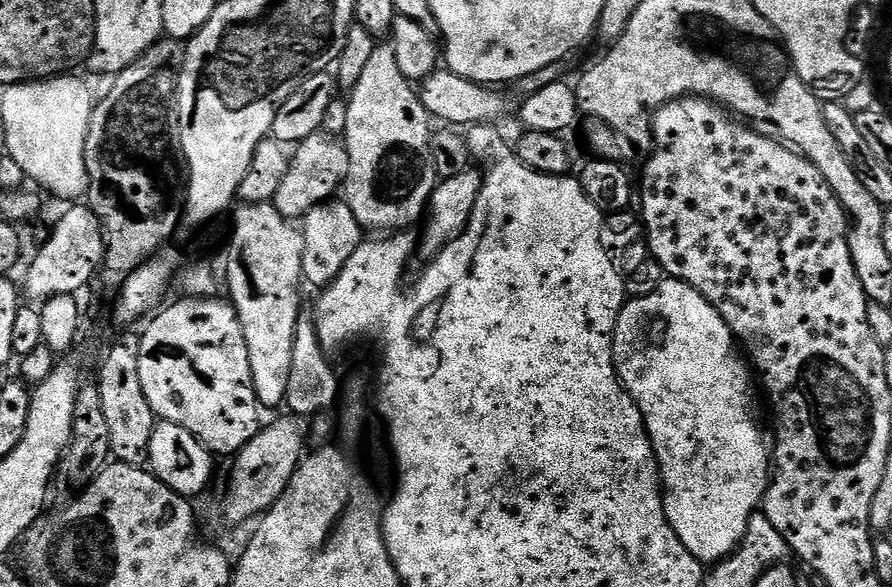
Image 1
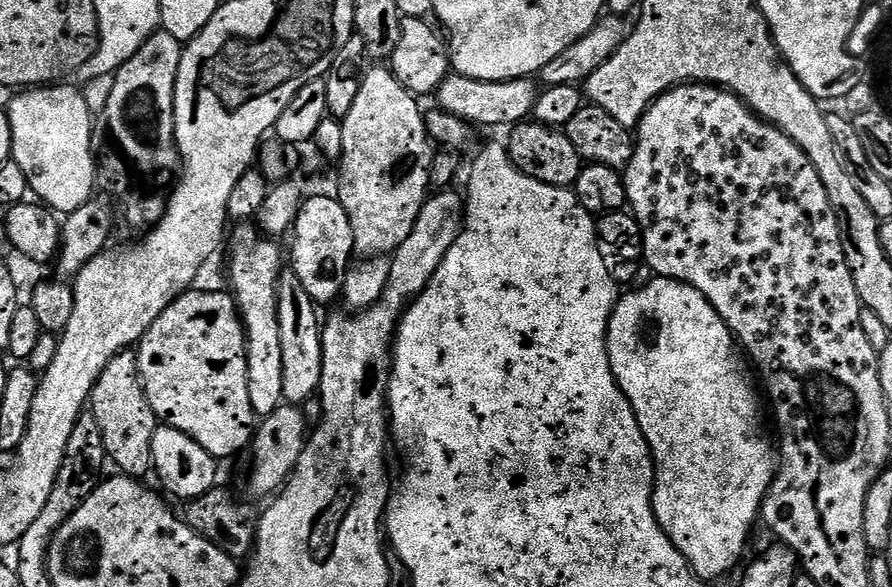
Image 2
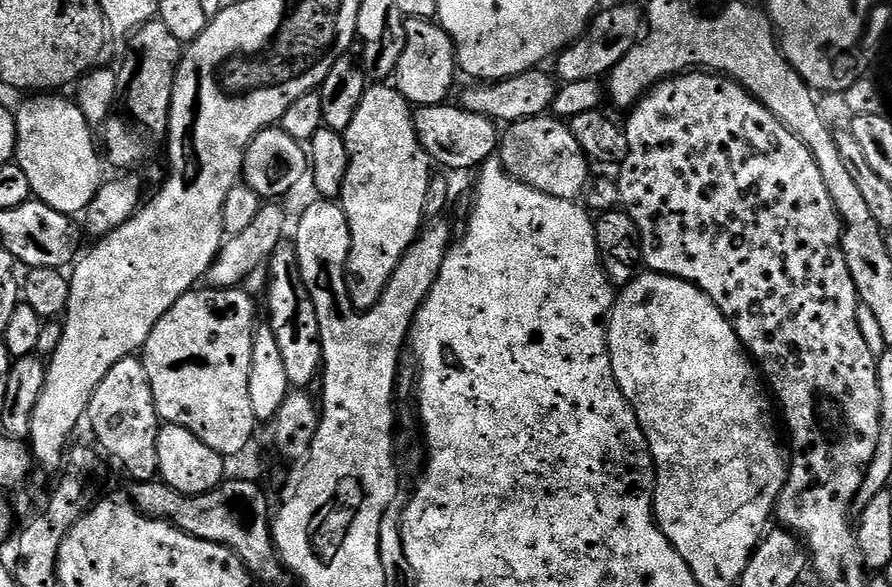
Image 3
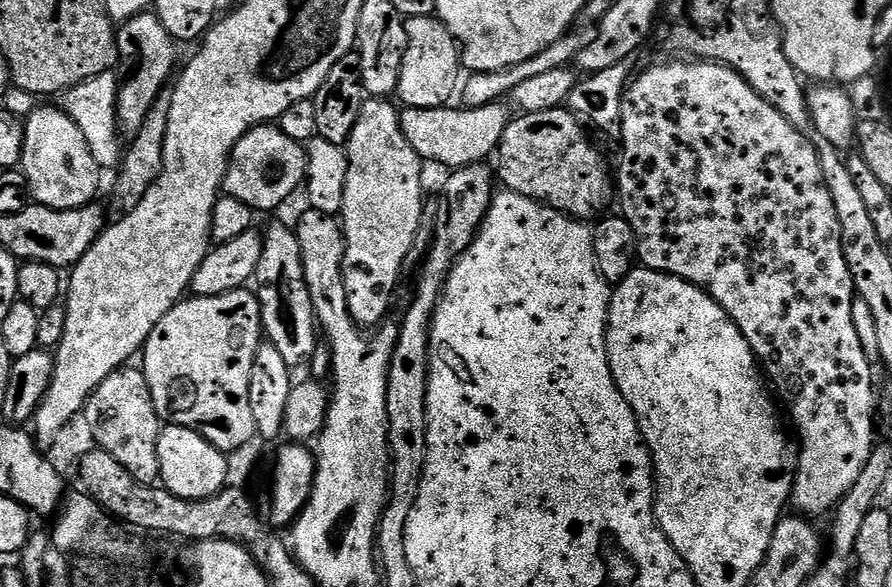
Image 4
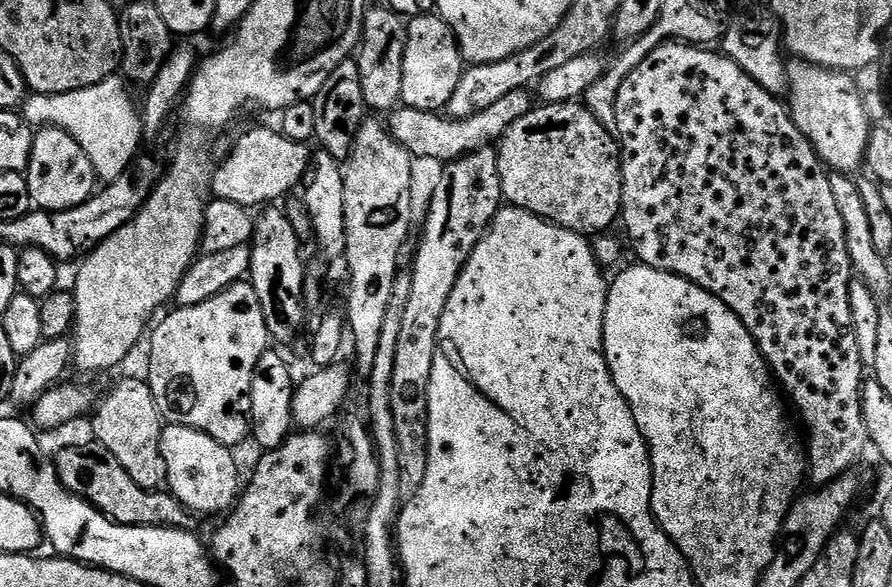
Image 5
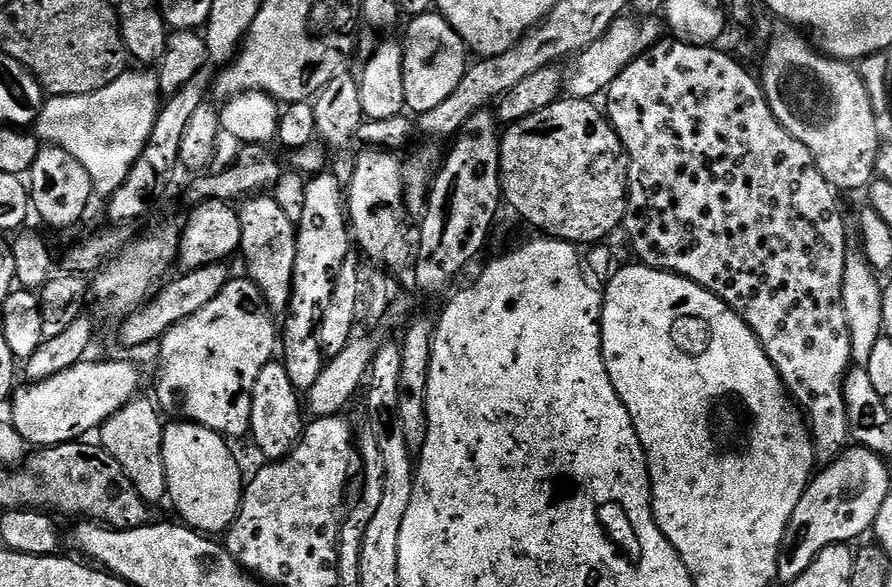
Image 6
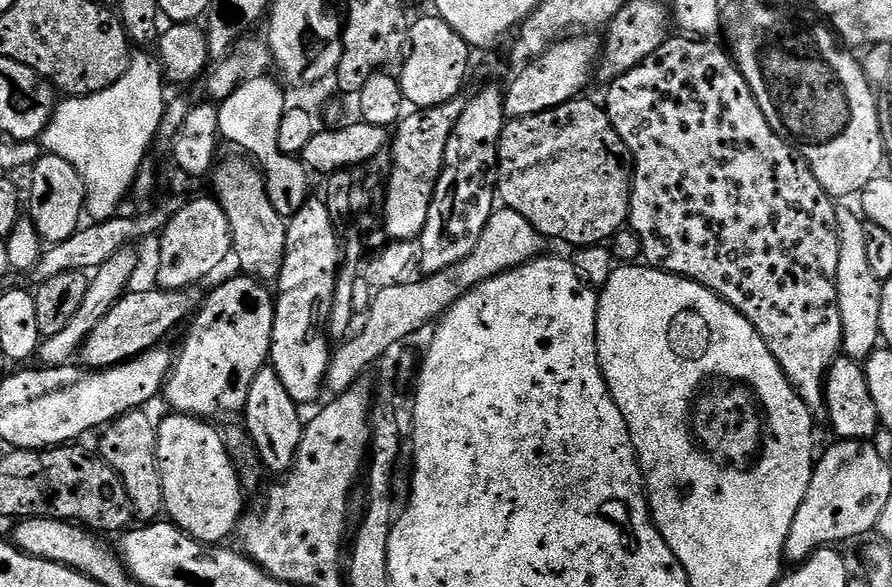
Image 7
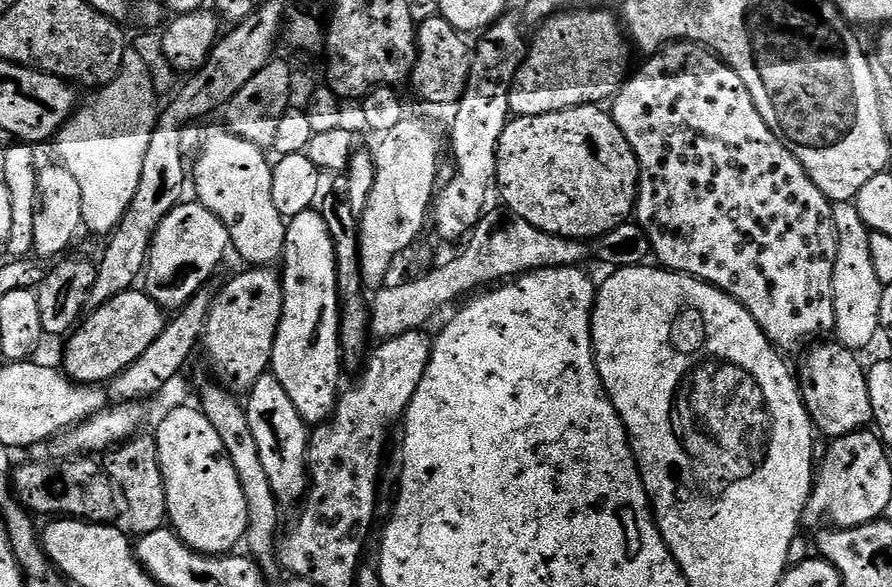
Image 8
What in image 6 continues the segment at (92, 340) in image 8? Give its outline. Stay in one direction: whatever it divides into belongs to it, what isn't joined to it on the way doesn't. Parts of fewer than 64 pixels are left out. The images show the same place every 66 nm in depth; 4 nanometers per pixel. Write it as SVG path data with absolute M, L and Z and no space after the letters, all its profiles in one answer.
M224 262L211 264L184 272L177 280L169 279L151 299L132 309L119 321L121 342L128 348L136 348L139 344L150 343L151 340L152 343L159 341L160 337L178 322L190 318L190 314L198 314L198 310L202 310L206 302L214 302L214 298L218 298L218 294L228 285L228 266Z

